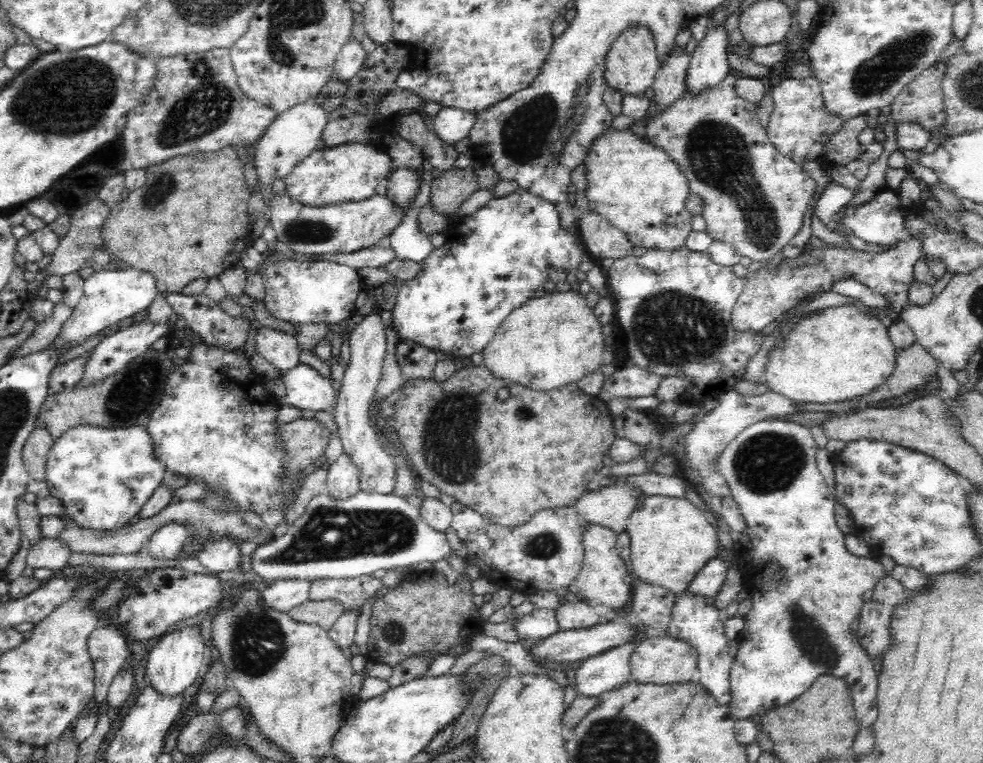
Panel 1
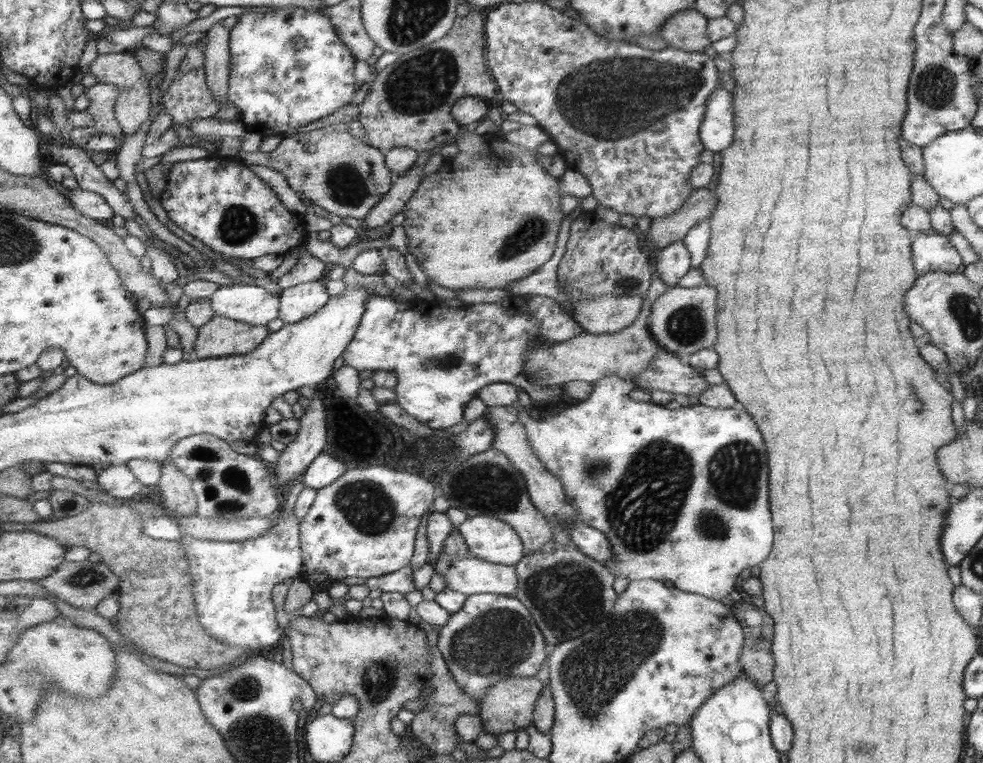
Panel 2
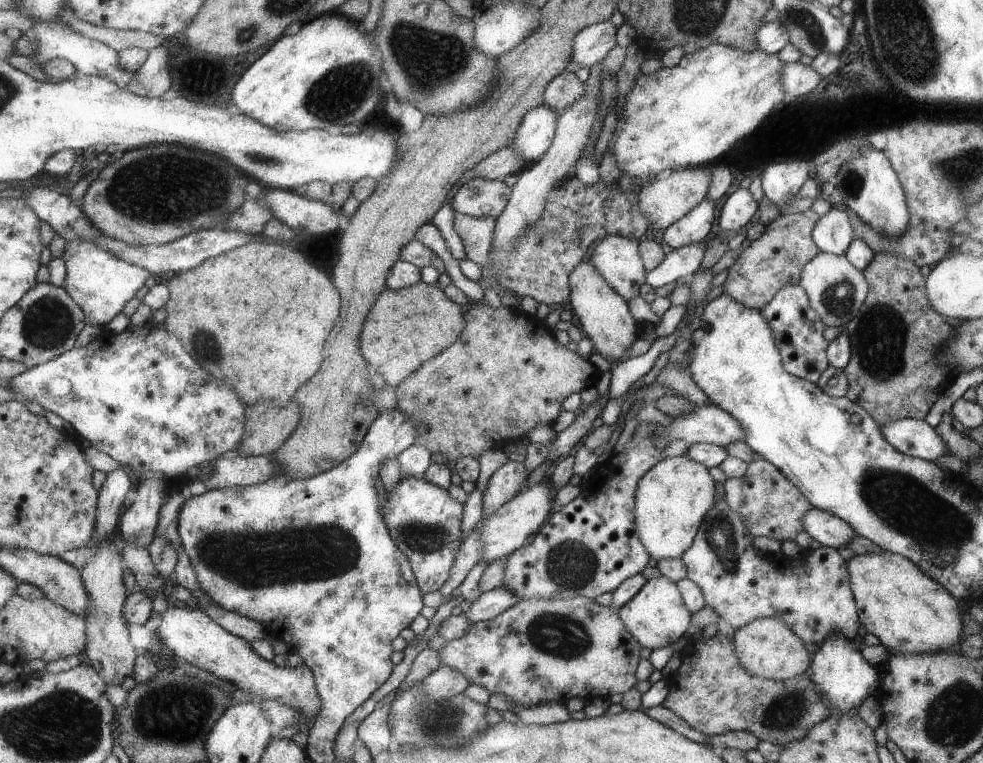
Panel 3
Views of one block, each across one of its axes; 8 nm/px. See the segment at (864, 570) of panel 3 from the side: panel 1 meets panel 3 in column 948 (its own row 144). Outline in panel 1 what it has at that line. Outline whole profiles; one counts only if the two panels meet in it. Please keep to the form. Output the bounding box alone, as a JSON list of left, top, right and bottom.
[584,130,694,248]

